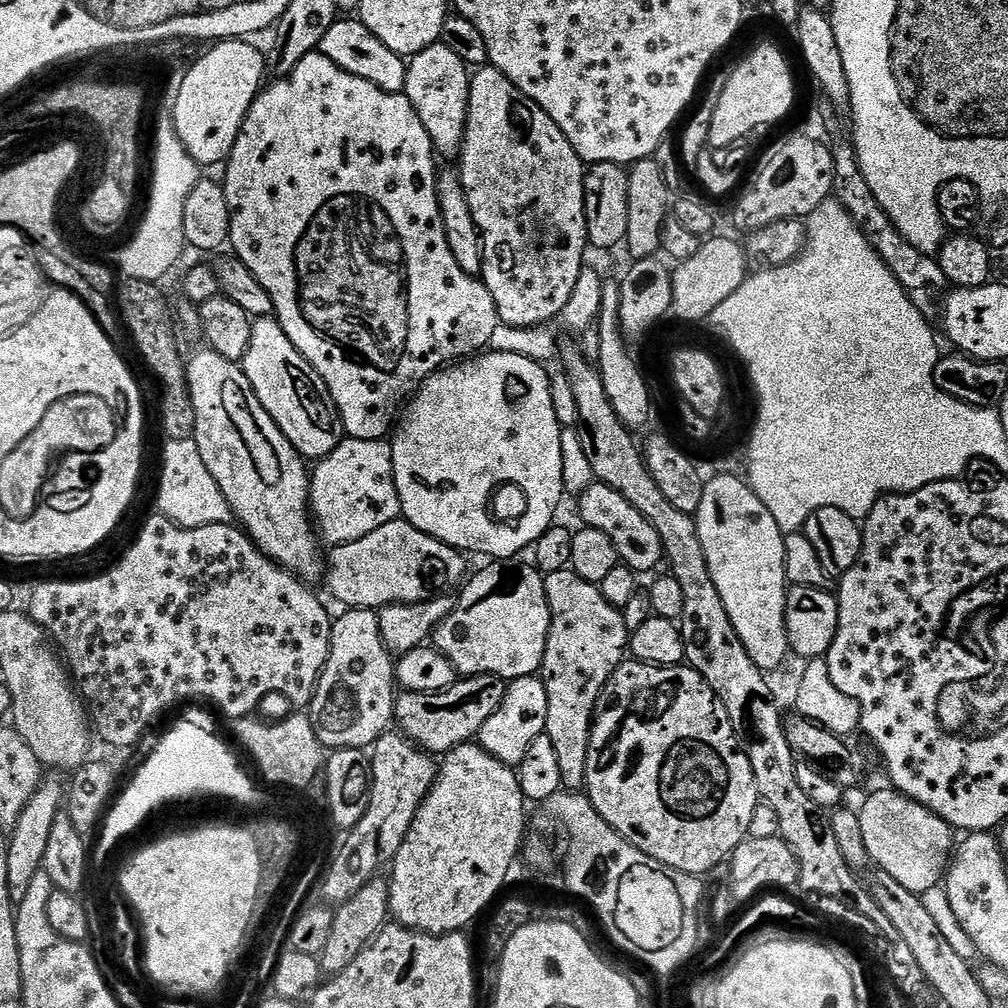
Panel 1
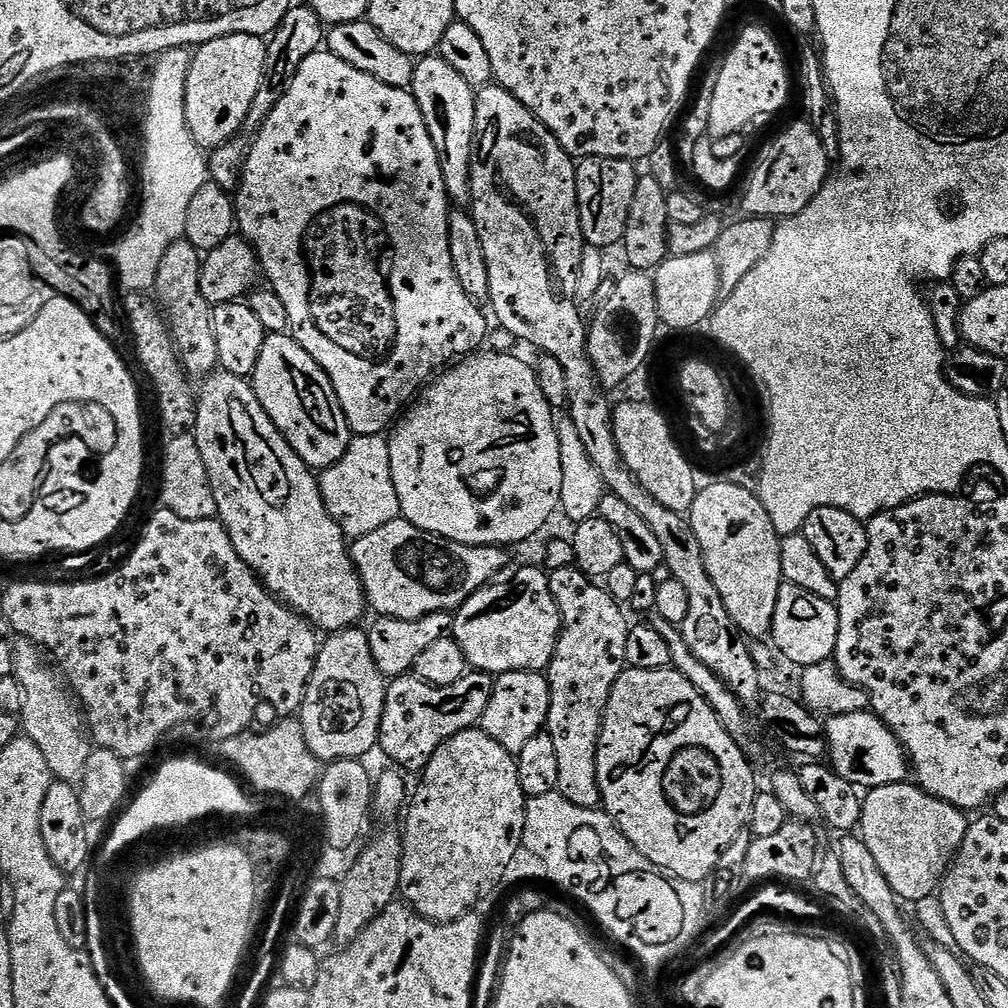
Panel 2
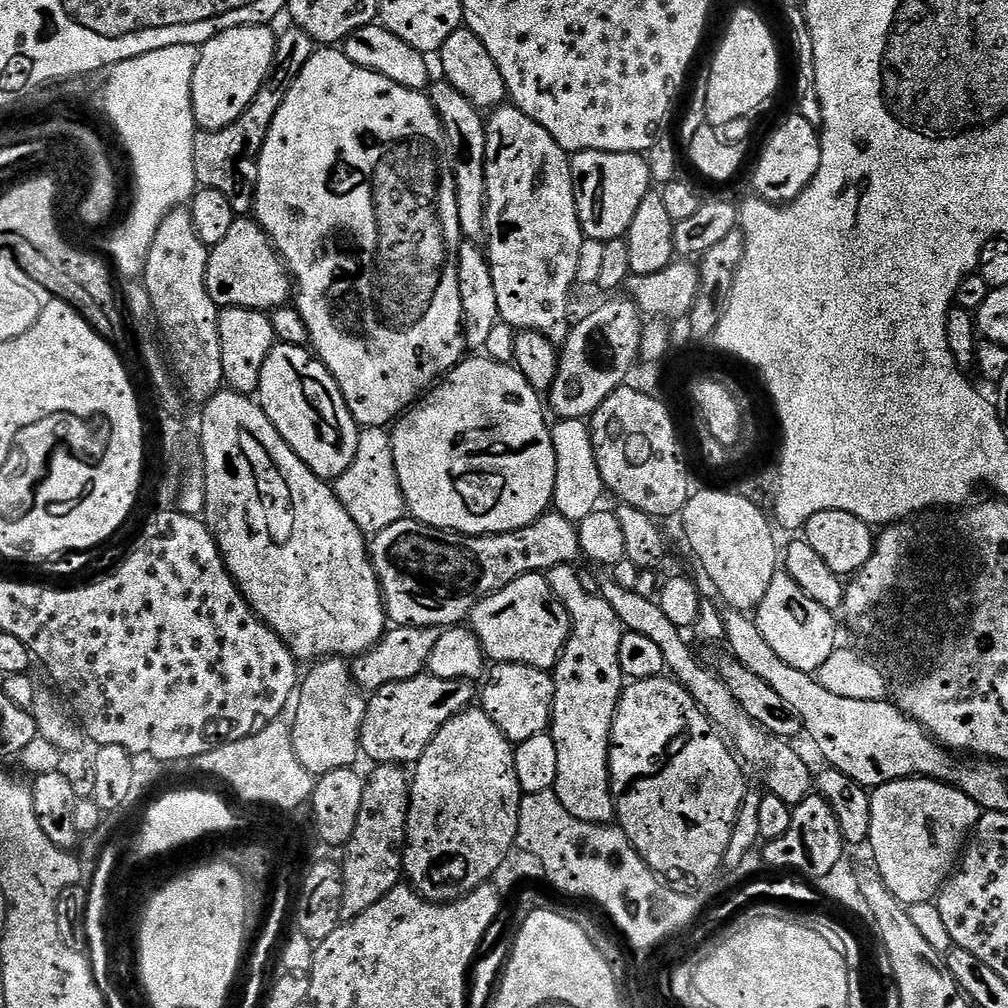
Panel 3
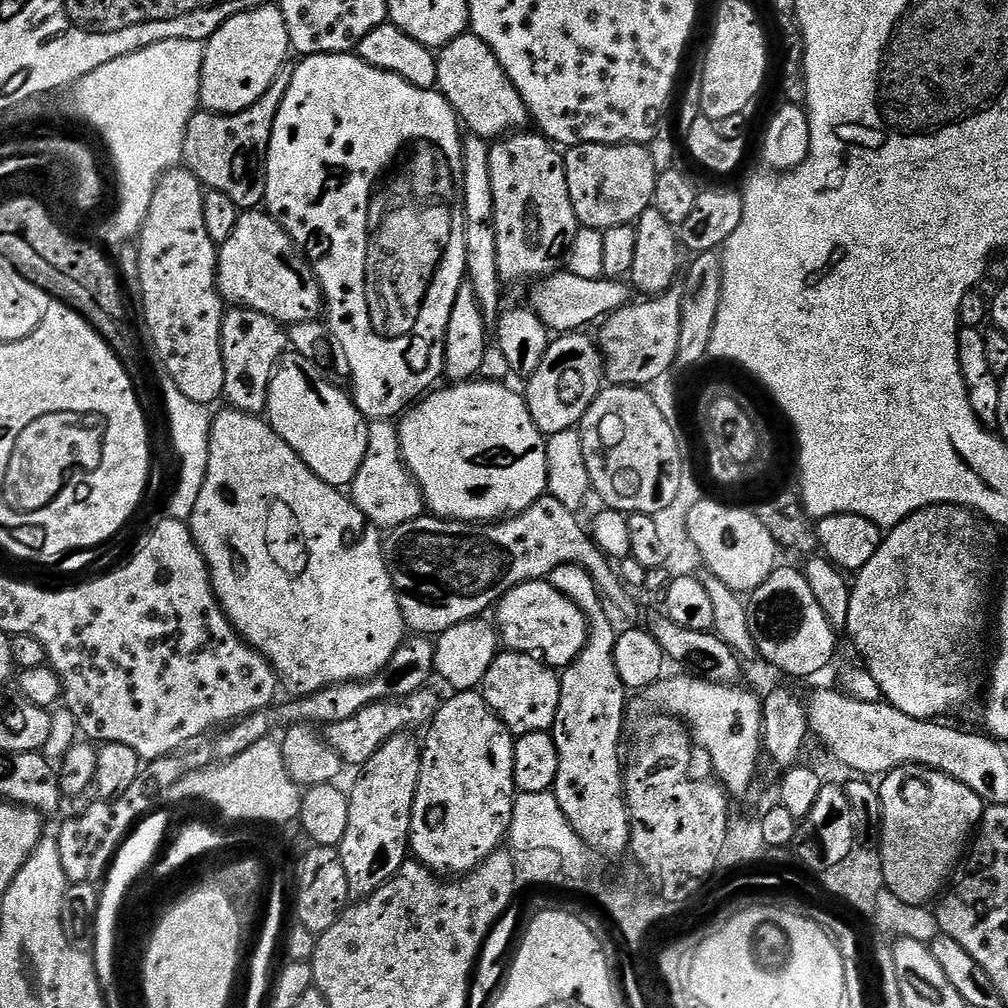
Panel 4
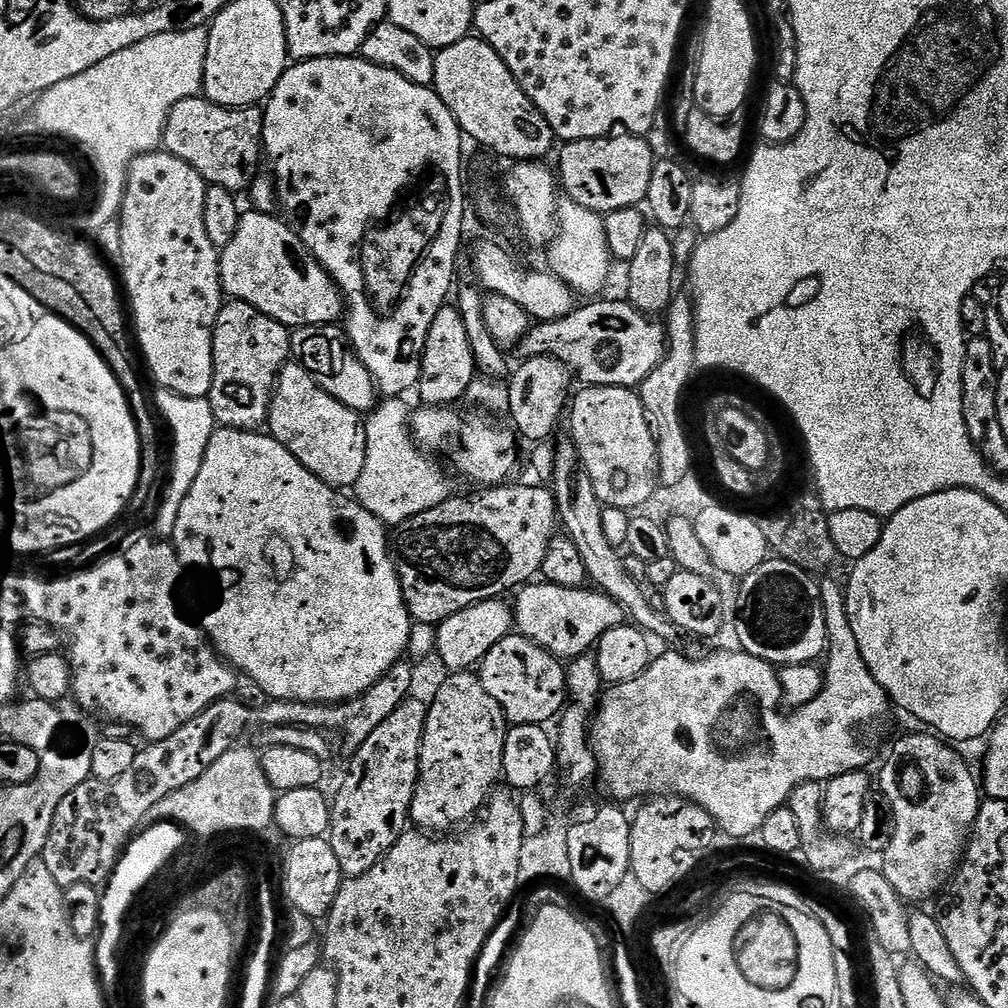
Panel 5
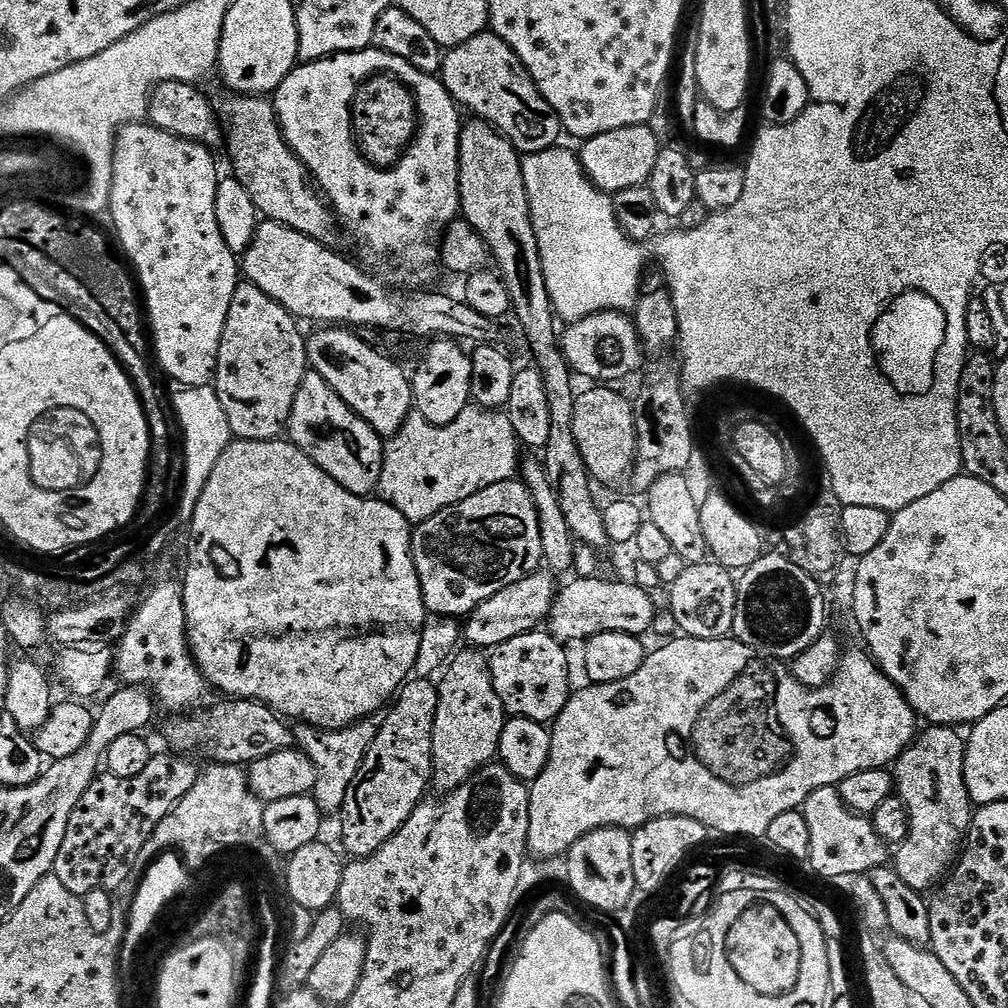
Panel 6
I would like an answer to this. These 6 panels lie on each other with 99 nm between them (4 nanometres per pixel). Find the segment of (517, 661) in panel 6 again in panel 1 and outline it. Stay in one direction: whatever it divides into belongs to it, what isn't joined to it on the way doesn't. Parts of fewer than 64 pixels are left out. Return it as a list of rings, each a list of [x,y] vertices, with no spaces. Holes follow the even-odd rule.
[[[539,675],[523,676],[513,680],[506,690],[502,706],[498,706],[498,710],[494,710],[490,718],[486,718],[486,726],[482,726],[478,743],[494,758],[498,758],[498,762],[519,766],[522,758],[526,758],[526,750],[534,746],[534,738],[545,735],[546,714],[549,710],[550,698]]]

